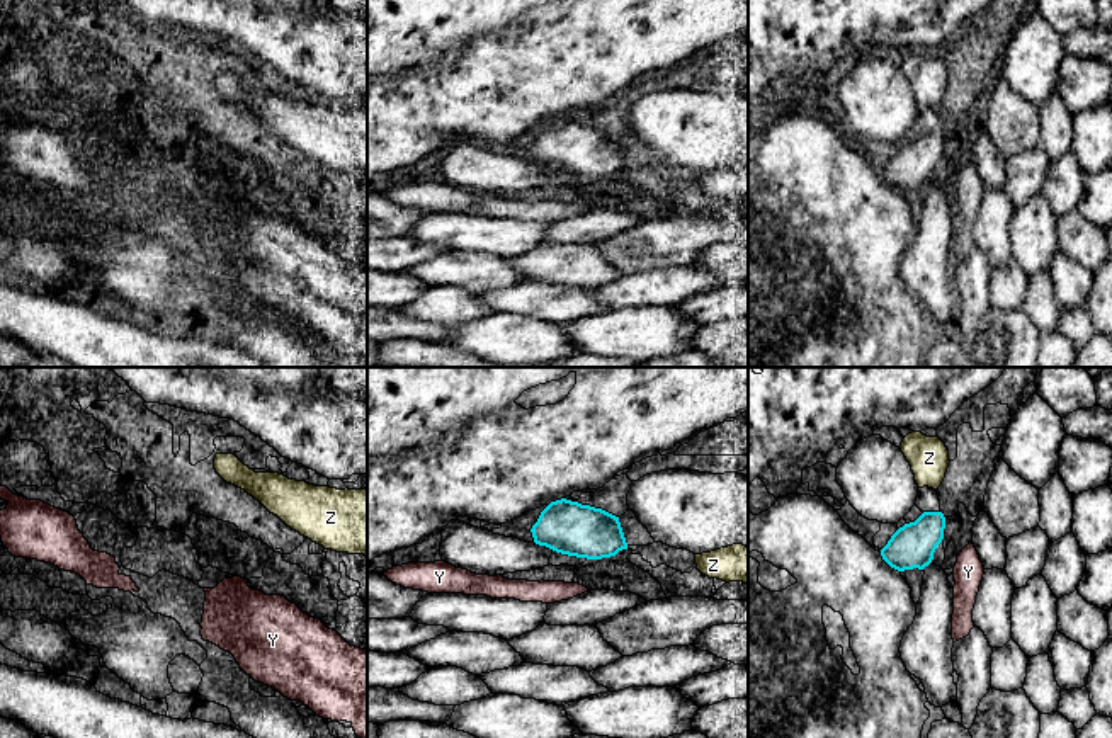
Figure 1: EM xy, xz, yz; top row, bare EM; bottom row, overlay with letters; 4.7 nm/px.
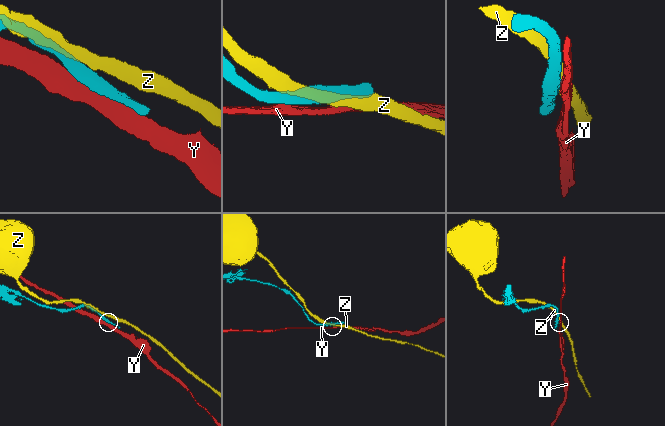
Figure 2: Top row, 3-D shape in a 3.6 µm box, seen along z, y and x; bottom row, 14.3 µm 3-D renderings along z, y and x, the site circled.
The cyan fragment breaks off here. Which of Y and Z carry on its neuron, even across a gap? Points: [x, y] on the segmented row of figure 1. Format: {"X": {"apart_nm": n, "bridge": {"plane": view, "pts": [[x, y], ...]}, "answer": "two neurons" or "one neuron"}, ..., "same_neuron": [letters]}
{"Y": {"apart_nm": 100, "bridge": {"plane": "yz", "pts": [[941, 541], [959, 553]]}, "answer": "two neurons"}, "Z": {"apart_nm": 110, "bridge": {"plane": "yz", "pts": [[934, 512], [934, 488]]}, "answer": "two neurons"}, "same_neuron": []}

